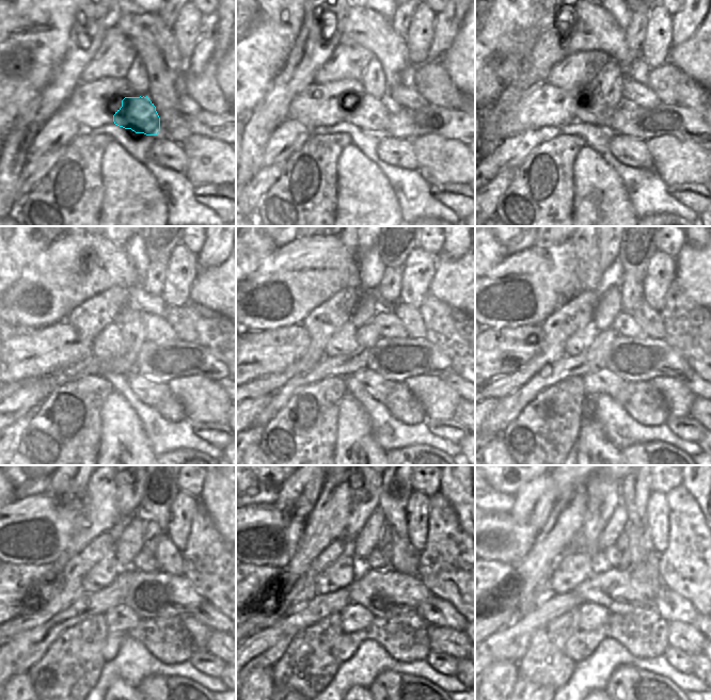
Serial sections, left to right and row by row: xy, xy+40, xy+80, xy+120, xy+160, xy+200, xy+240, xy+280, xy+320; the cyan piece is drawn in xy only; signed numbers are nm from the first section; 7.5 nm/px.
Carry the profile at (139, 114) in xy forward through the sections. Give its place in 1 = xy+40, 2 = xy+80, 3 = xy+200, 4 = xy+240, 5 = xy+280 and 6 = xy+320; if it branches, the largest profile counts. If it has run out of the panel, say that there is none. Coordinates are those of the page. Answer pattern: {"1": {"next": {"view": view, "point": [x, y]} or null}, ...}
{"1": {"next": {"view": "xy+40", "point": [373, 115]}}, "2": {"next": {"view": "xy+80", "point": [591, 112]}}, "3": {"next": {"view": "xy+200", "point": [580, 340]}}, "4": {"next": {"view": "xy+240", "point": [103, 574]}}, "5": {"next": {"view": "xy+280", "point": [342, 573]}}, "6": {"next": {"view": "xy+320", "point": [571, 570]}}}

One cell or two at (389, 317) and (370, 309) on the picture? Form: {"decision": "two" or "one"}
{"decision": "two"}

